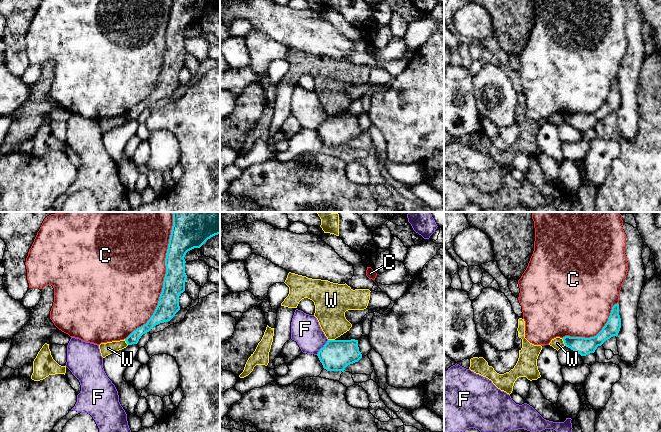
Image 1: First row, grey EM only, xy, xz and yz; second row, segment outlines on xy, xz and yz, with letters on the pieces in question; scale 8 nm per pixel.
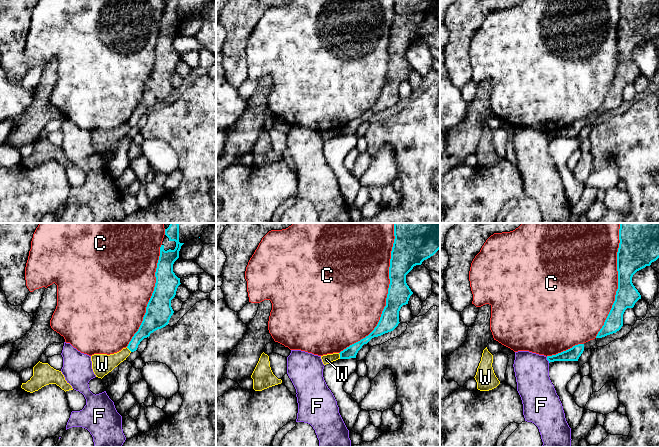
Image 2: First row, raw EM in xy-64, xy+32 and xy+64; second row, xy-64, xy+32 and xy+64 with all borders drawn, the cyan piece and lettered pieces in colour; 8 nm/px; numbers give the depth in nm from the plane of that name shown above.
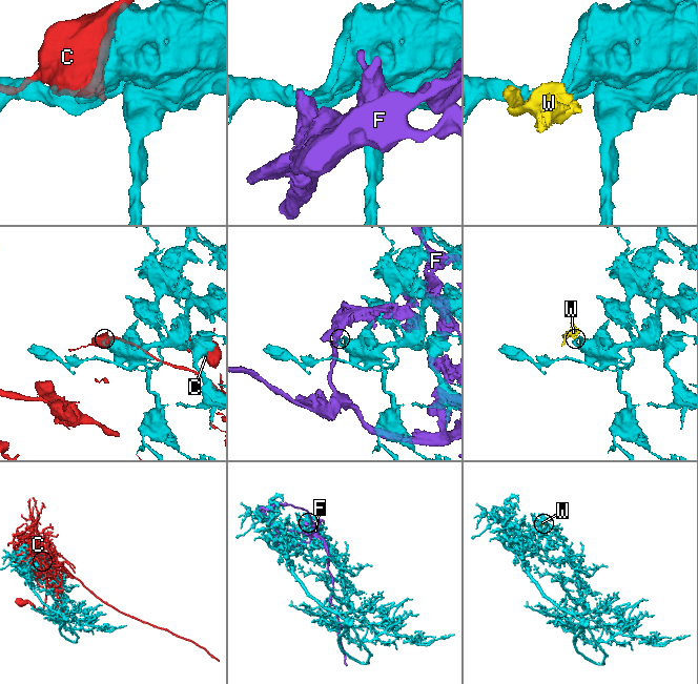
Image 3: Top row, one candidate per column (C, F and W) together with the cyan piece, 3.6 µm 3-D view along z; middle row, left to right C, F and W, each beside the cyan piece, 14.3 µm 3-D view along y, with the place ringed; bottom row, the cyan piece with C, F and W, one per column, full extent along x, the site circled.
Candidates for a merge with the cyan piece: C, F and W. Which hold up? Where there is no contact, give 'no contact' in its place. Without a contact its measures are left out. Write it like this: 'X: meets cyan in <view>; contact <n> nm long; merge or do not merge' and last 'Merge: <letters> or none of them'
C: meets cyan in xy; contact 1000 nm long; do not merge
F: meets cyan in xz; contact 160 nm long; do not merge
W: meets cyan in yz; contact 70 nm long; do not merge
Merge: none of them

